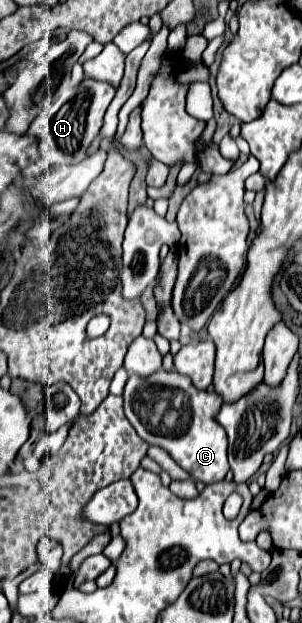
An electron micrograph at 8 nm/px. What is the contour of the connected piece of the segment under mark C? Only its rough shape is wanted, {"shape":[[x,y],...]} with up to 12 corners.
{"shape":[[130,376],[124,412],[196,482],[228,468],[216,392]]}

